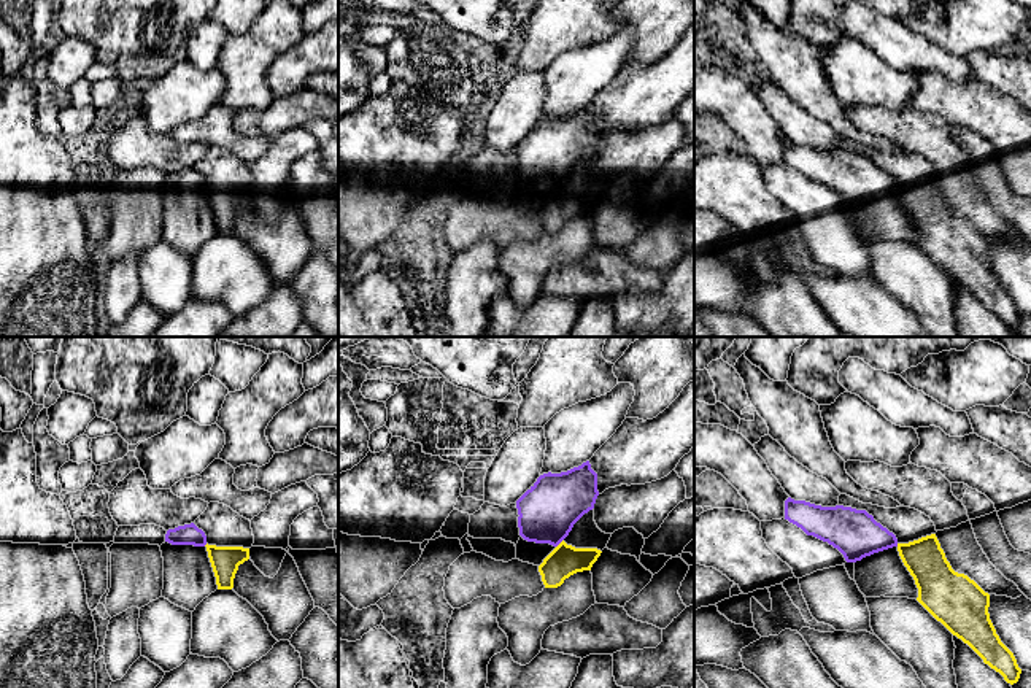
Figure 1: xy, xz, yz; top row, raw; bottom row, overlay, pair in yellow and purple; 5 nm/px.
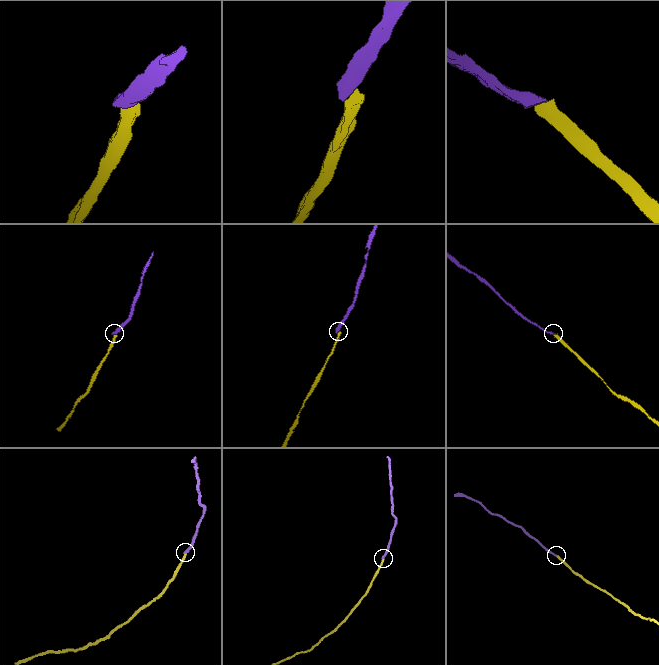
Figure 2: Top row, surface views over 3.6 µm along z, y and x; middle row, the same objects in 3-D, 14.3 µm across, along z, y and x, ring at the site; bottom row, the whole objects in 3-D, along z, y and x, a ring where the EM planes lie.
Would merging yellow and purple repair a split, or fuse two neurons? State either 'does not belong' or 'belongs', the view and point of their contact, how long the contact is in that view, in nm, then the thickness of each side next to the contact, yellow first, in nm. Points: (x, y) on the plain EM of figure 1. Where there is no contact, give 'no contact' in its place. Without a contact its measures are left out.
does not belong | xz (559, 188) | 60 nm | 160/300 nm

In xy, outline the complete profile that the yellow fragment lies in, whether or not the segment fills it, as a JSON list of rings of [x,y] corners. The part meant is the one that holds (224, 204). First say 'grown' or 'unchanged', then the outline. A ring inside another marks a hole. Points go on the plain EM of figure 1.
grown; [[[210,146],[194,168],[207,180],[218,234],[232,234],[238,210],[249,203],[254,187],[251,165],[224,148]]]

